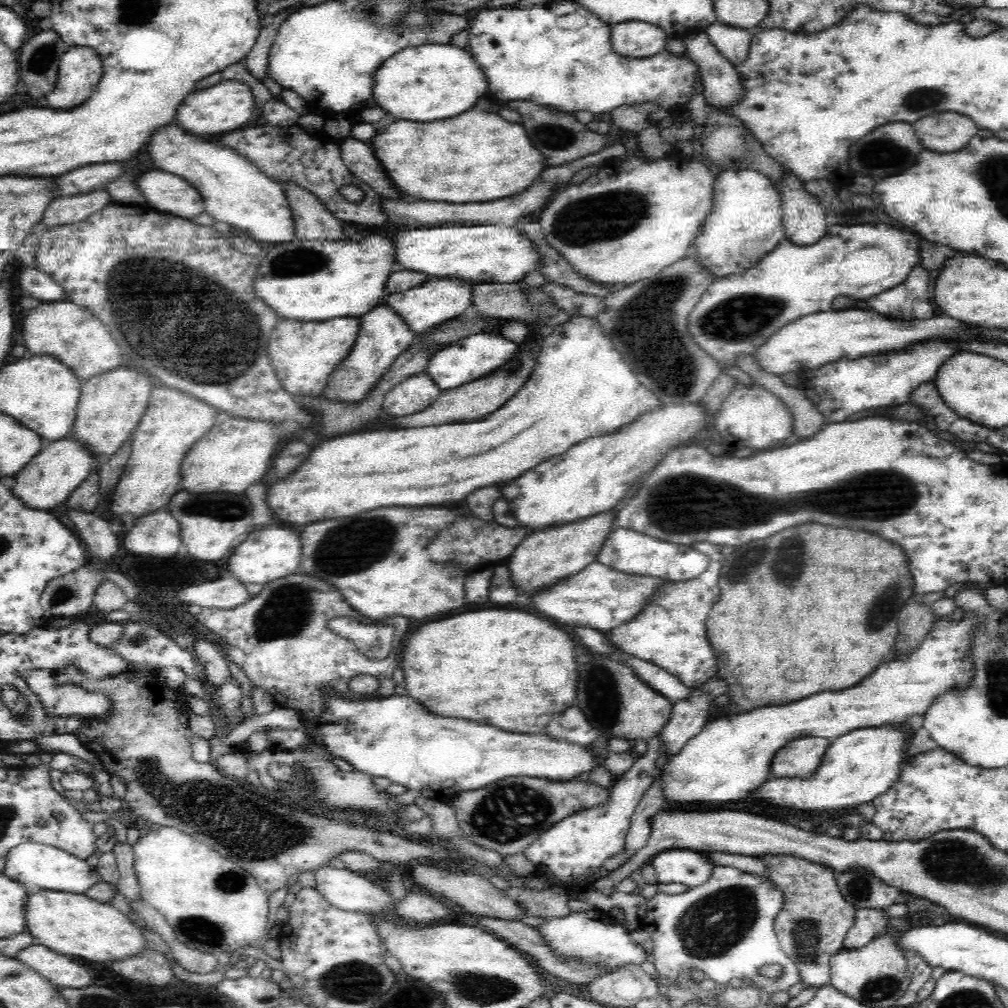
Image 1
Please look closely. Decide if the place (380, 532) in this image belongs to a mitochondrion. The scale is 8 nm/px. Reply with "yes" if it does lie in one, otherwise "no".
yes

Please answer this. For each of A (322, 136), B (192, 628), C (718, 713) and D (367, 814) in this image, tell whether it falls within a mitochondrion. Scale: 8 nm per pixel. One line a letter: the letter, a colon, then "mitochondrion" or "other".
A: other
B: other
C: other
D: other

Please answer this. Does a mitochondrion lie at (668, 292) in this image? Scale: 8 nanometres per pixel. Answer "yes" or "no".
yes

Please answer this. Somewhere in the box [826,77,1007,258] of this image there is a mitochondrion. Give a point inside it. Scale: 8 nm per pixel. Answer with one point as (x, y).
(922, 98)

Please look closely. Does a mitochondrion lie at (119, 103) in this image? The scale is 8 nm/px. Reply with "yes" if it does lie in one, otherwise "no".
no

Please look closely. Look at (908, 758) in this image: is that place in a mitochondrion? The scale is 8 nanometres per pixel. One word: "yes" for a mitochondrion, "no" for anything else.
no

